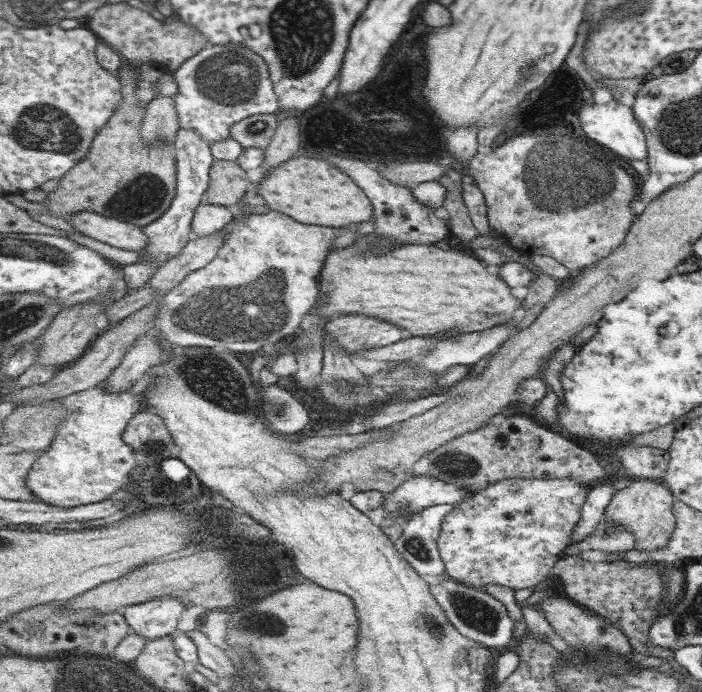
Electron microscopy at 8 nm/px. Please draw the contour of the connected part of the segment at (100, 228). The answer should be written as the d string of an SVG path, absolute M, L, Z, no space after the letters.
M89 211L78 212L67 219L78 233L117 248L141 252L149 244L149 237L141 225Z

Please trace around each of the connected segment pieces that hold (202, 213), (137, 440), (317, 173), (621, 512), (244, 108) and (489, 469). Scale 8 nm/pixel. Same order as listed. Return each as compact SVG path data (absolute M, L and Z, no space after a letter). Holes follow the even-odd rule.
M221 204L199 205L192 220L192 237L203 238L225 229L234 220L235 210Z
M145 411L137 413L128 424L128 431L124 433L124 441L132 446L141 456L141 448L151 446L153 442L163 442L167 450L175 447L173 436L168 431L164 418L159 414Z
M291 158L281 166L273 168L261 178L257 193L267 208L293 216L297 222L321 224L321 226L355 226L359 222L369 220L371 201L368 195L359 190L341 170L323 160L313 158Z
M632 479L631 484L622 488L612 497L611 503L604 509L604 516L616 526L627 528L634 536L635 550L653 551L667 546L675 530L676 517L672 514L675 498L662 482L649 479Z
M241 44L209 45L205 47L197 56L190 58L179 69L175 69L175 78L179 86L179 93L175 99L179 116L180 126L184 129L195 129L204 136L206 141L212 146L218 140L230 137L232 126L236 122L241 122L256 114L271 114L277 108L277 95L269 78L268 64L249 47Z
M501 414L493 416L488 420L487 424L479 428L475 432L467 432L456 439L443 444L441 447L433 450L429 454L430 469L441 474L448 473L448 476L459 476L457 480L461 480L461 474L465 476L473 476L473 472L479 468L479 472L475 472L481 482L493 482L493 480L501 481L502 479L511 478L513 476L523 476L523 479L531 479L531 474L527 474L527 468L519 468L525 472L515 472L515 464L521 464L519 458L527 460L529 456L535 454L535 450L531 450L531 444L535 448L543 446L545 442L553 440L553 450L545 450L547 458L559 458L559 452L563 454L563 438L561 432L551 432L545 424L538 424L531 416L503 416ZM501 458L503 458L503 466L501 466ZM507 468L507 470L501 470Z

